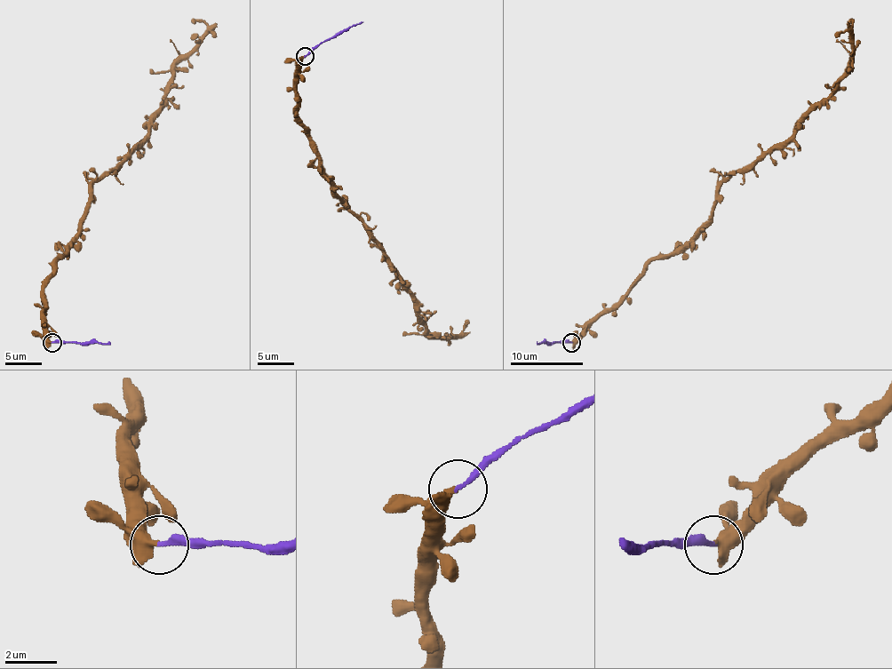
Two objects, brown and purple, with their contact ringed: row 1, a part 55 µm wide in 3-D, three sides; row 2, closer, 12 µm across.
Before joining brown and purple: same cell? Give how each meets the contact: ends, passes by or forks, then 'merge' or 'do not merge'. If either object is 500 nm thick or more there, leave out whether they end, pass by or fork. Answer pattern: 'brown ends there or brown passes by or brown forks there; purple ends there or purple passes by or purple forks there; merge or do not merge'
brown passes by; purple ends there; do not merge

